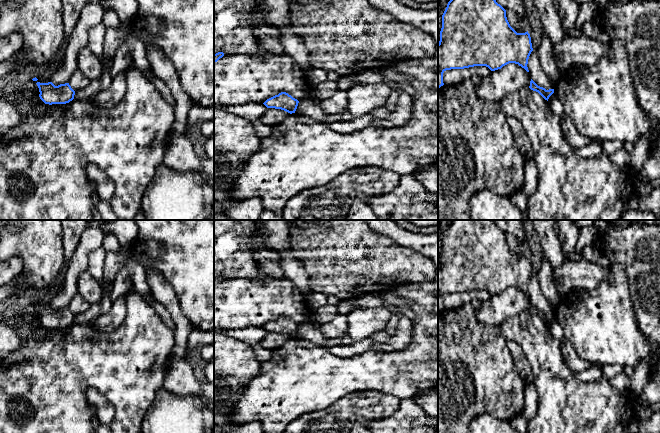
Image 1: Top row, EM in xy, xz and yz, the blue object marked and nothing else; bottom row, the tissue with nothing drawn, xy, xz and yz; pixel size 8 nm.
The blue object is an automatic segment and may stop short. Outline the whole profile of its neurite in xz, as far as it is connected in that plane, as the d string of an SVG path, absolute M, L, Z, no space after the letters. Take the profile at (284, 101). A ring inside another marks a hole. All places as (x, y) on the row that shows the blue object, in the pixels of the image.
M281 92L278 95L275 95L267 99L263 104L267 108L275 108L284 110L290 114L295 113L299 101L293 98L286 92Z

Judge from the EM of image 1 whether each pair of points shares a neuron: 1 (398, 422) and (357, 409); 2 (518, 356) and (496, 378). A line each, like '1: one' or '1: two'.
1: two
2: two

